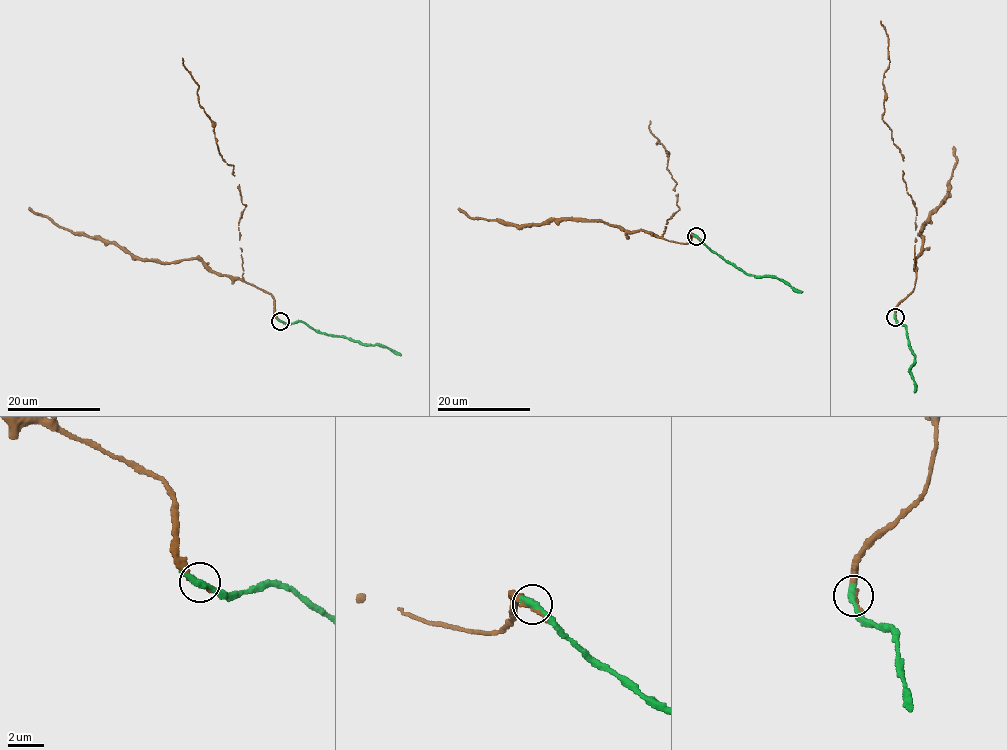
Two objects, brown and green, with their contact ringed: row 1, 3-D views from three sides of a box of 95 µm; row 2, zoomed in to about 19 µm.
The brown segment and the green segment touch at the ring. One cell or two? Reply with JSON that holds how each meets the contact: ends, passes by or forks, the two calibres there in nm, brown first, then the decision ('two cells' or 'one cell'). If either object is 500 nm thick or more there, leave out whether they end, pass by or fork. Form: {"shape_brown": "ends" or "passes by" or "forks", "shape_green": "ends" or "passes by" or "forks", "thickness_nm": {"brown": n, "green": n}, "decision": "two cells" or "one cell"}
{"shape_brown": "passes by", "shape_green": "passes by", "thickness_nm": {"brown": 190, "green": 360}, "decision": "one cell"}

